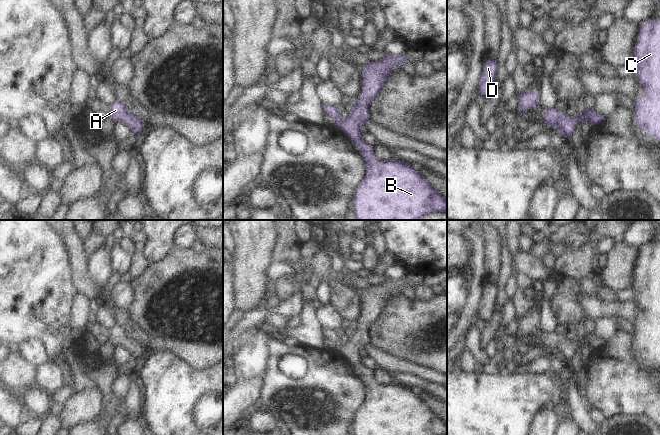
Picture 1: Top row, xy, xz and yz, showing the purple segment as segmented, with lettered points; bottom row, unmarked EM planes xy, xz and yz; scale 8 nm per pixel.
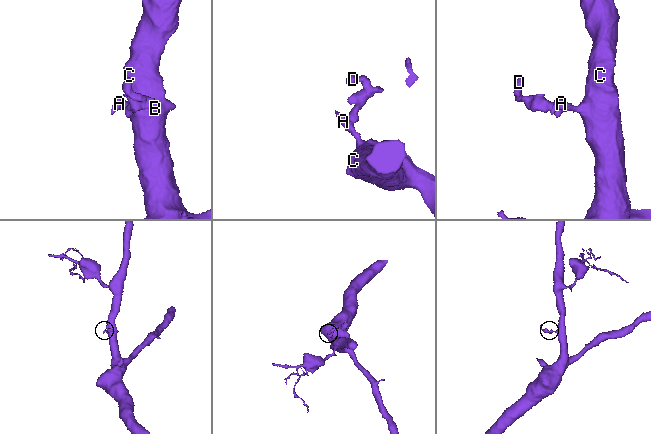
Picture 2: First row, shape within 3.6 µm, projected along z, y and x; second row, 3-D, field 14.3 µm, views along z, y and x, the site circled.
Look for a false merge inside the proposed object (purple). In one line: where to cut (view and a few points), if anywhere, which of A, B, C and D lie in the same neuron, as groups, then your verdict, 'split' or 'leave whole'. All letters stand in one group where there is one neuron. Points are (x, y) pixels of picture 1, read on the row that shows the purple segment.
no cut | A B C D | leave whole

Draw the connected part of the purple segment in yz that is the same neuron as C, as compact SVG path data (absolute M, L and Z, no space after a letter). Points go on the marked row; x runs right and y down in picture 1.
M660 19L640 25L633 63L645 93L634 99L636 124L642 132L660 140Z

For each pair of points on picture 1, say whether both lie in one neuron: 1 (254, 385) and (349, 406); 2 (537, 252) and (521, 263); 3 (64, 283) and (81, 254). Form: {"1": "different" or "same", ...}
{"1": "different", "2": "different", "3": "different"}

